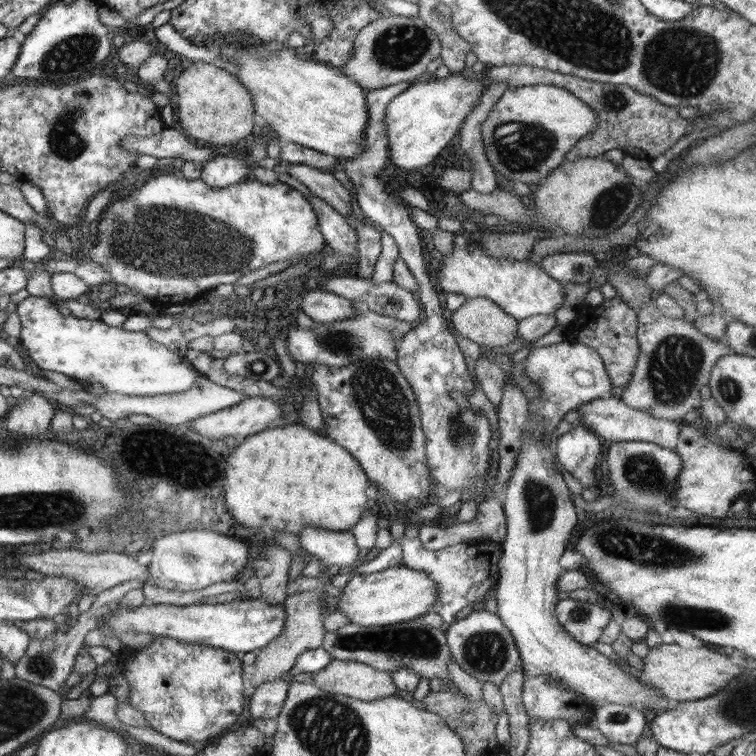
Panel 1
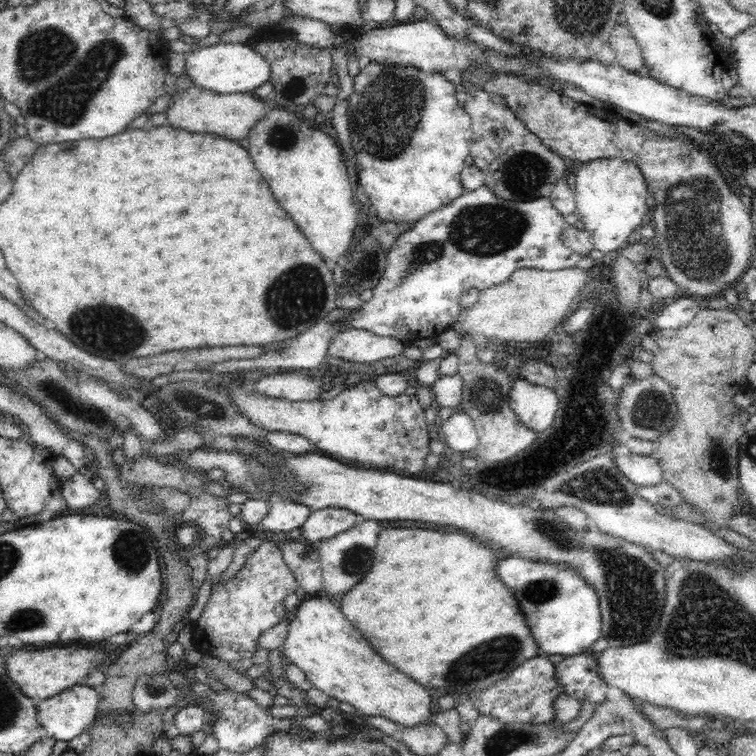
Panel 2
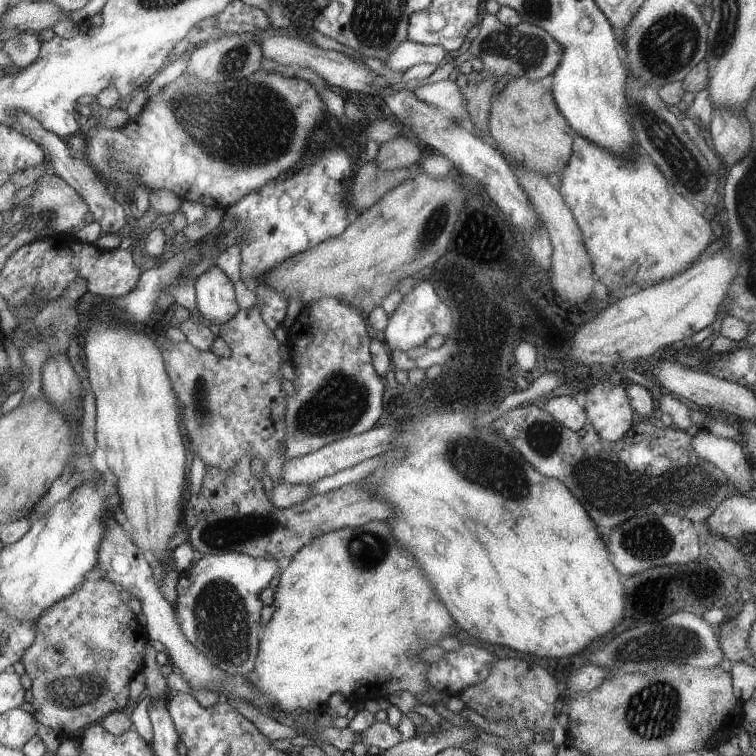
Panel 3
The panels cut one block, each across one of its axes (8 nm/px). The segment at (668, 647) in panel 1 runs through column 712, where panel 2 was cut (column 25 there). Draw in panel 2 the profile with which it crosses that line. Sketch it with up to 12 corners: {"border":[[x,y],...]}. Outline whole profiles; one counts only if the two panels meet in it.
{"border":[[13,648],[10,679],[34,704],[85,684],[107,654]]}

